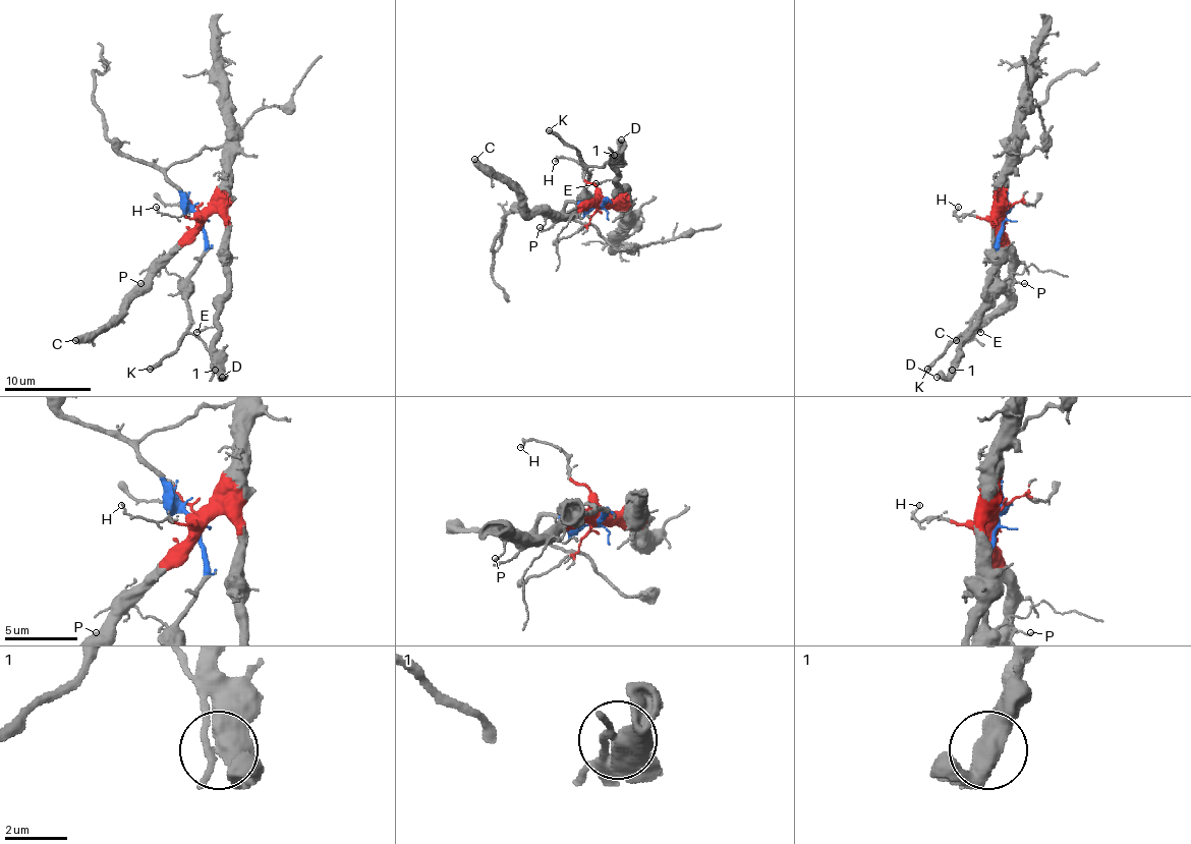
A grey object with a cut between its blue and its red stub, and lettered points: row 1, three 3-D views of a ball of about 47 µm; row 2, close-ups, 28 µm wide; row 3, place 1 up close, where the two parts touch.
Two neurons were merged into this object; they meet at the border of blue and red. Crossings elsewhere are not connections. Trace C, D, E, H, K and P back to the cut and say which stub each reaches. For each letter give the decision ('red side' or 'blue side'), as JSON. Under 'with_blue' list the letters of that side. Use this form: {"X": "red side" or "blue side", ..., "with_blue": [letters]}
{"C": "red side", "D": "red side", "E": "red side", "H": "red side", "K": "blue side", "P": "red side", "with_blue": ["K"]}

